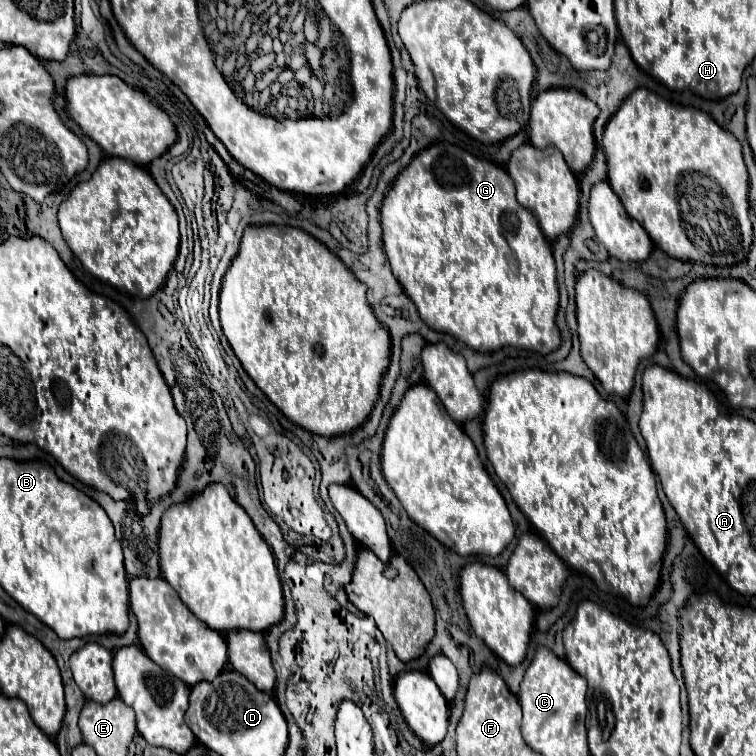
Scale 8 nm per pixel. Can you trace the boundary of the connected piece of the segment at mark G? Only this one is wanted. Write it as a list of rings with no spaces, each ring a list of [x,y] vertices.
[[[447,142],[431,144],[429,148],[415,154],[413,160],[409,162],[409,166],[403,168],[399,172],[399,176],[395,178],[395,182],[391,184],[387,196],[381,204],[381,228],[383,228],[383,250],[389,258],[389,264],[391,264],[391,270],[395,274],[395,278],[399,280],[399,284],[403,286],[407,296],[417,306],[421,318],[433,330],[447,332],[447,334],[459,338],[463,344],[467,344],[469,348],[473,348],[477,352],[495,352],[503,346],[517,346],[517,348],[535,350],[539,354],[549,354],[549,352],[559,348],[561,336],[559,336],[559,330],[555,326],[559,294],[557,294],[555,260],[553,260],[551,244],[545,238],[545,234],[541,232],[541,228],[537,224],[537,218],[517,202],[515,184],[513,184],[511,176],[501,166],[491,164],[491,162],[481,160],[481,158],[475,158],[475,156],[467,154],[465,150],[461,150],[459,146],[453,146],[453,144],[447,144]]]

